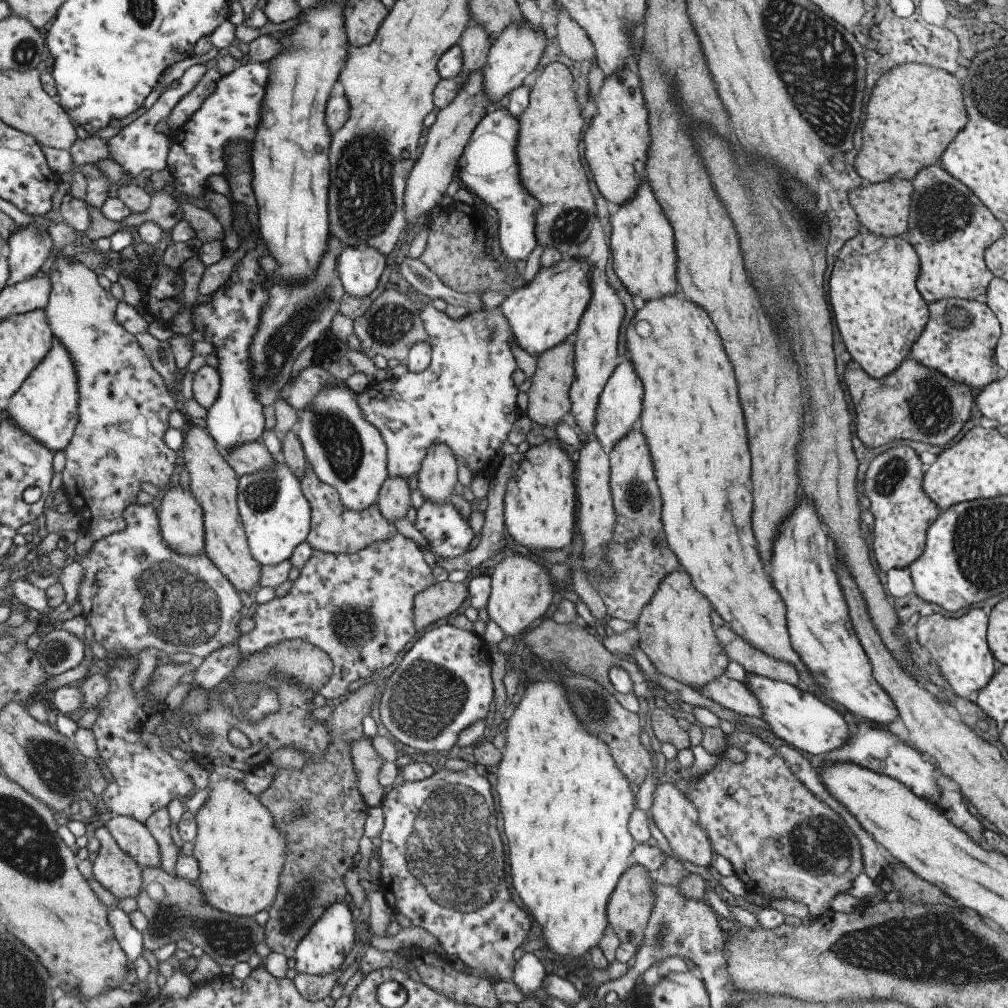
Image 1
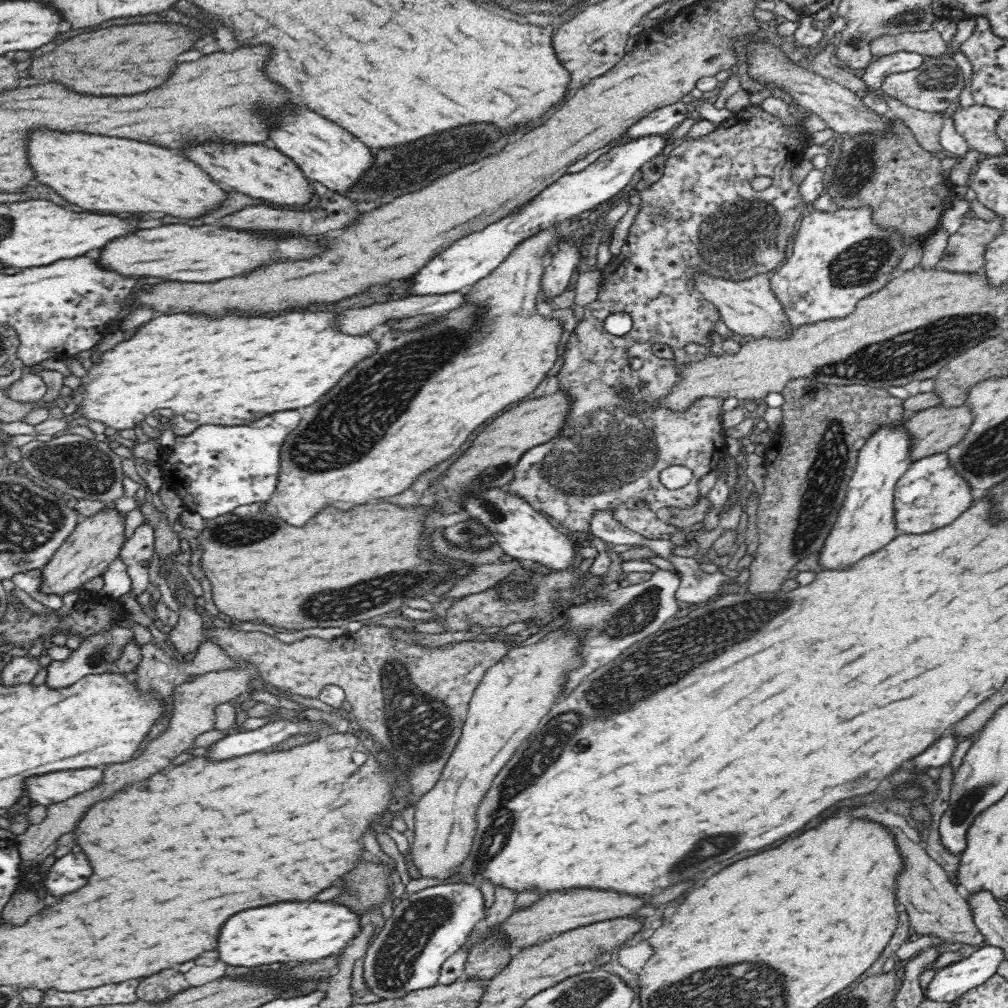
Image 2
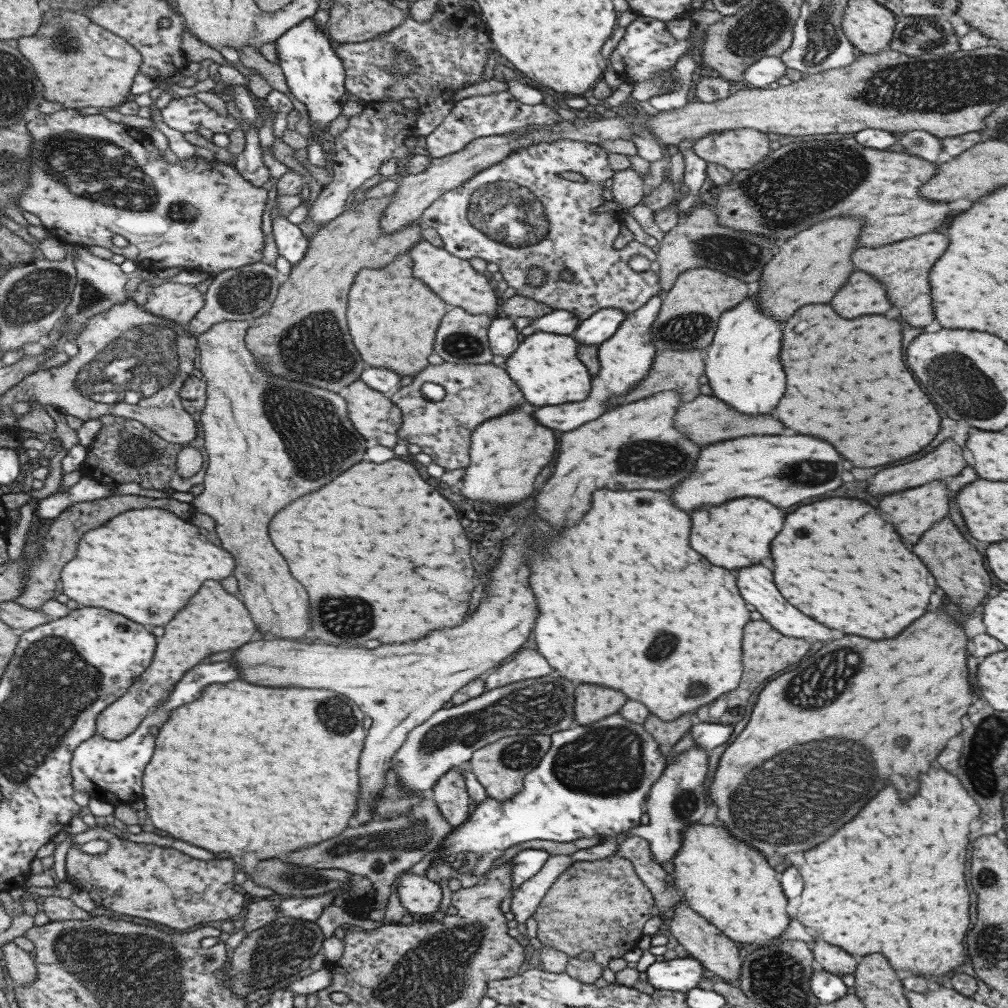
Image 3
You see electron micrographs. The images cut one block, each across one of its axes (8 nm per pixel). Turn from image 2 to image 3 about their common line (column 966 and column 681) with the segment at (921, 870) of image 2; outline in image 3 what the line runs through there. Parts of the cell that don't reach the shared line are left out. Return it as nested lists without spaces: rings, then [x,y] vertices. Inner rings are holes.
[[[679,900],[679,903],[673,907],[668,920],[672,943],[679,943],[689,953],[689,957],[701,964],[707,975],[719,976],[725,981],[738,978],[742,965],[739,946],[724,936],[718,928],[689,909],[683,900]]]

